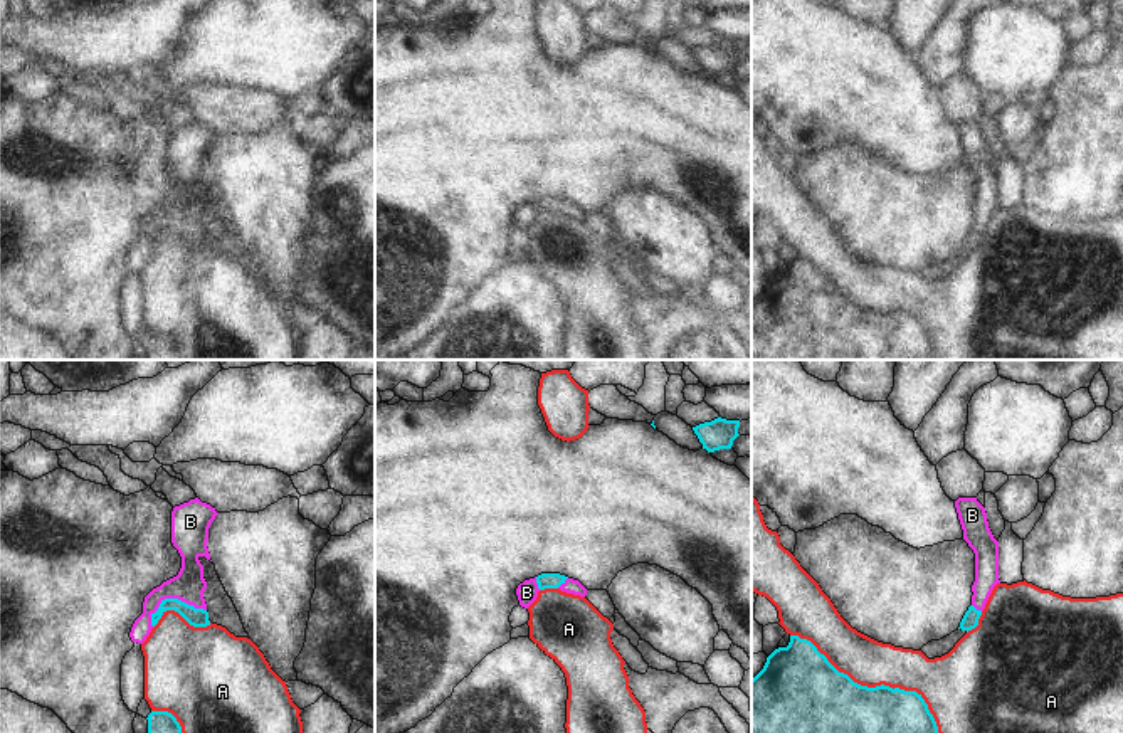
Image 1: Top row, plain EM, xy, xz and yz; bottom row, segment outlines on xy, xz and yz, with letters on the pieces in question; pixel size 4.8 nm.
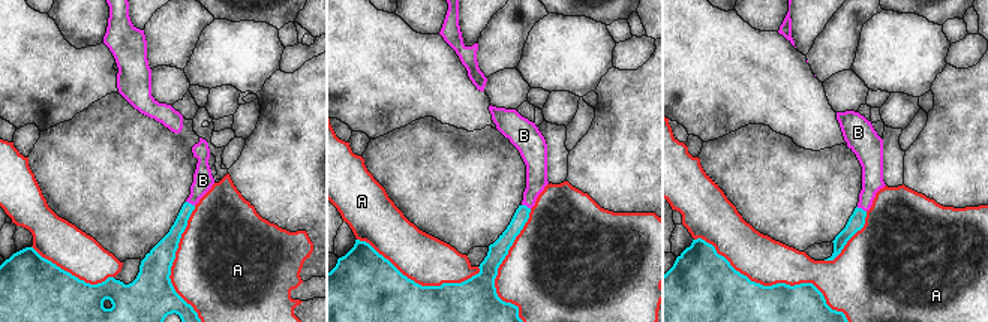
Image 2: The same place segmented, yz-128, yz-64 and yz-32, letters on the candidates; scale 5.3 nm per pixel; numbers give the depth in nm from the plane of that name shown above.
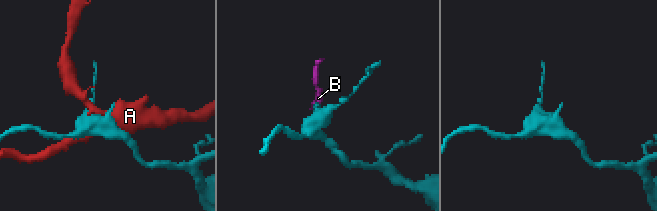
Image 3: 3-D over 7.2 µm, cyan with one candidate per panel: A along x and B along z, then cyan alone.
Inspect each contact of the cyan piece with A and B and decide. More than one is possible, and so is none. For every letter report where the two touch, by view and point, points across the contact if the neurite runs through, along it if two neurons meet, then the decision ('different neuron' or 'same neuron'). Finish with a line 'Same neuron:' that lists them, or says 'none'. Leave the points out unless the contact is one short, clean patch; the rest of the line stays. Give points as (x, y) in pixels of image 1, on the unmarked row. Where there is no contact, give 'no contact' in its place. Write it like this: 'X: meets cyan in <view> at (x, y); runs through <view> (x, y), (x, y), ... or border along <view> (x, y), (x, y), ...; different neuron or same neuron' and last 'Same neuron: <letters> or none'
A: meets cyan in yz at (876, 310); different neuron
B: meets cyan in xy at (172, 222); runs through xy (197, 241), (172, 222), (189, 209); same neuron
Same neuron: B

